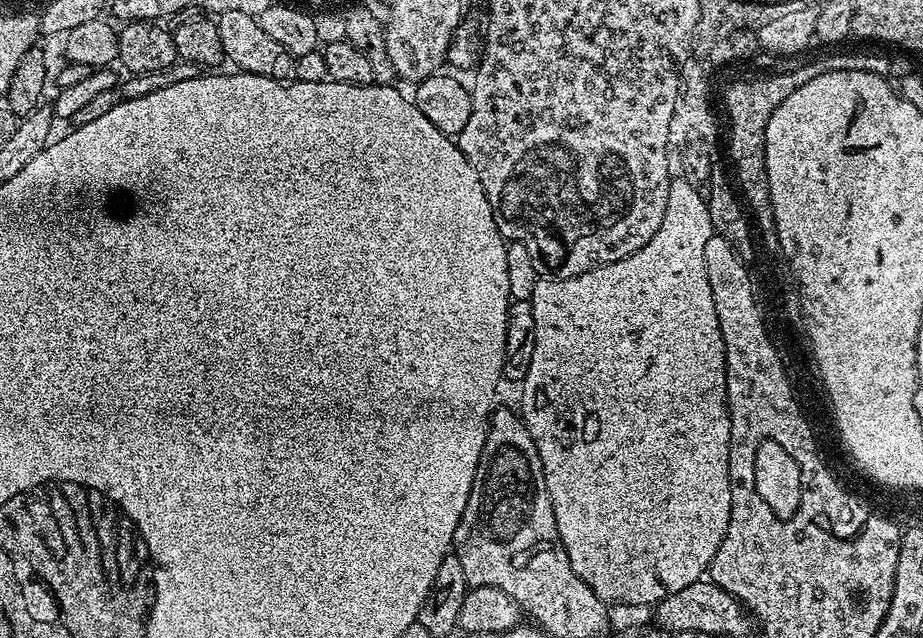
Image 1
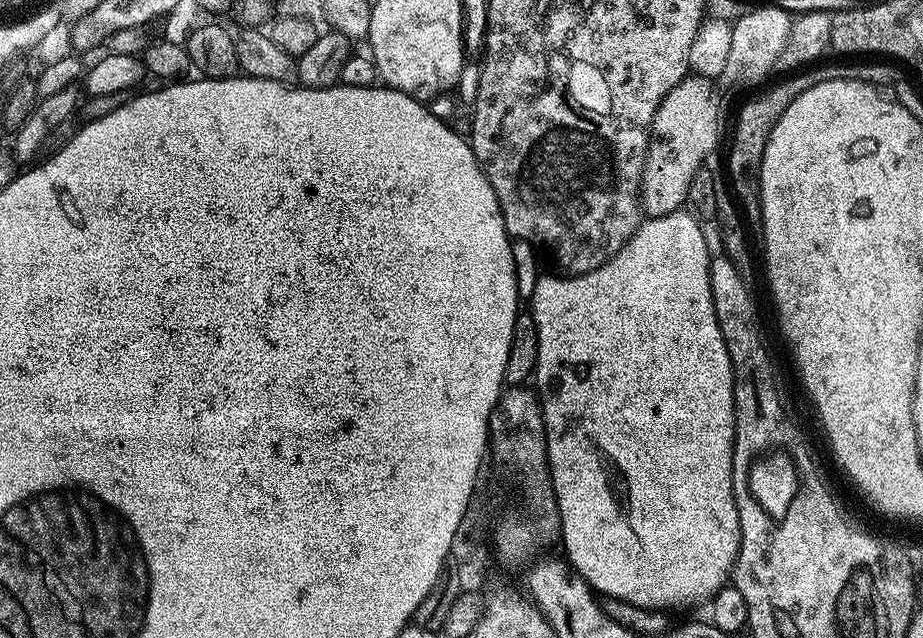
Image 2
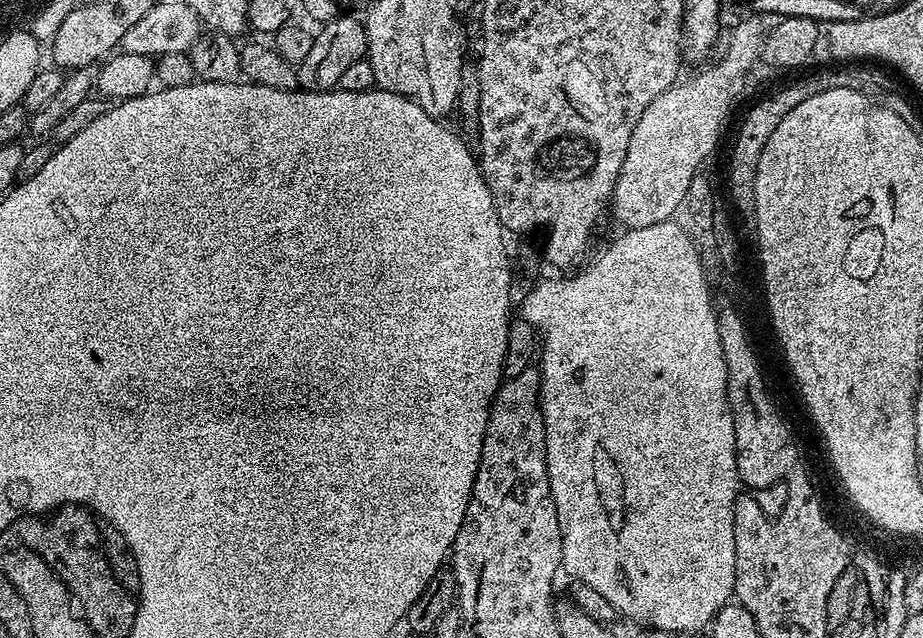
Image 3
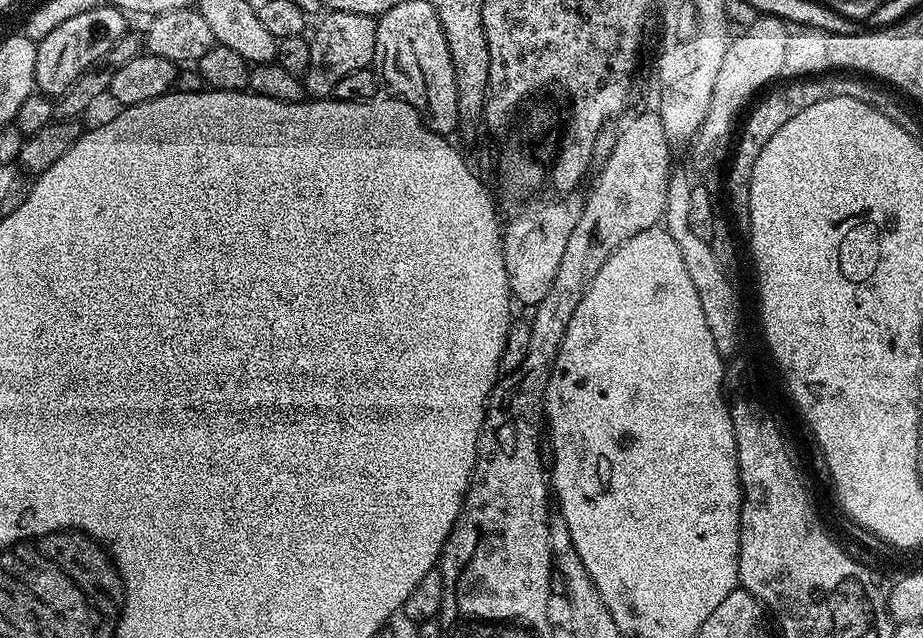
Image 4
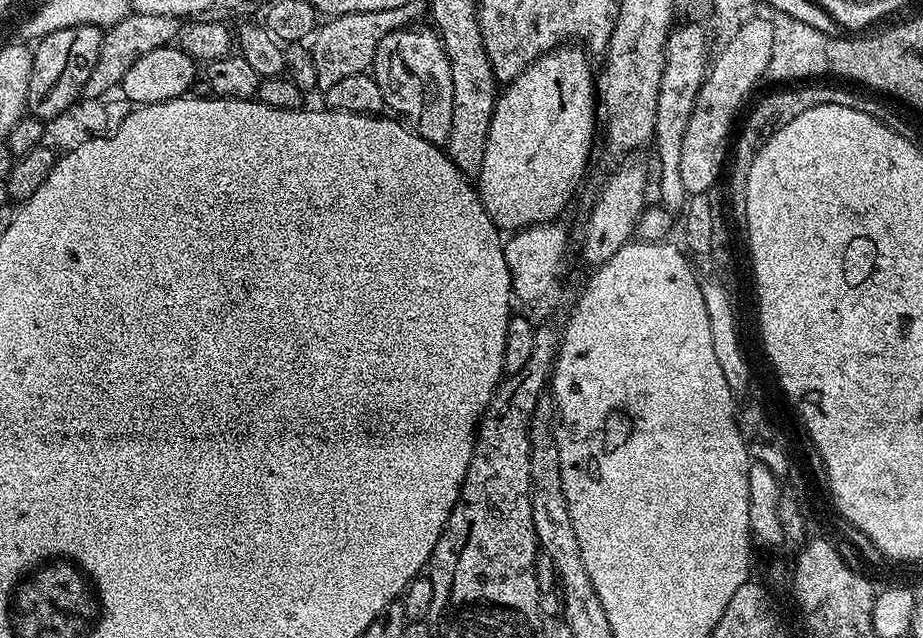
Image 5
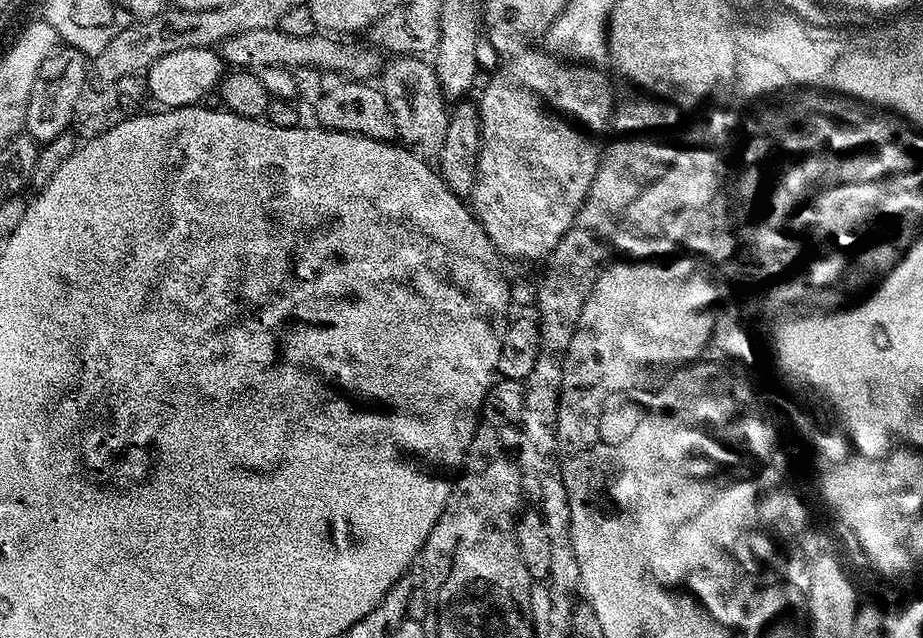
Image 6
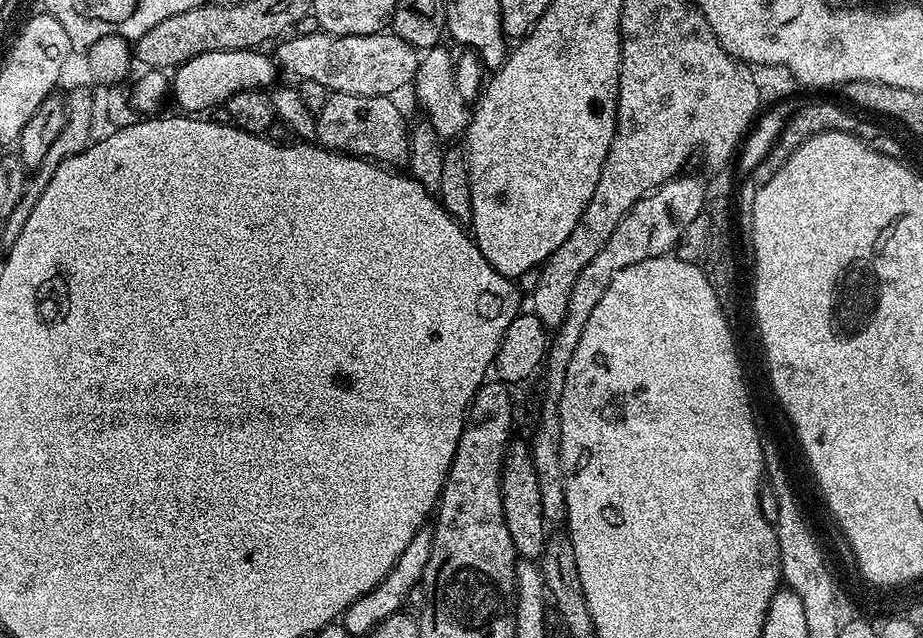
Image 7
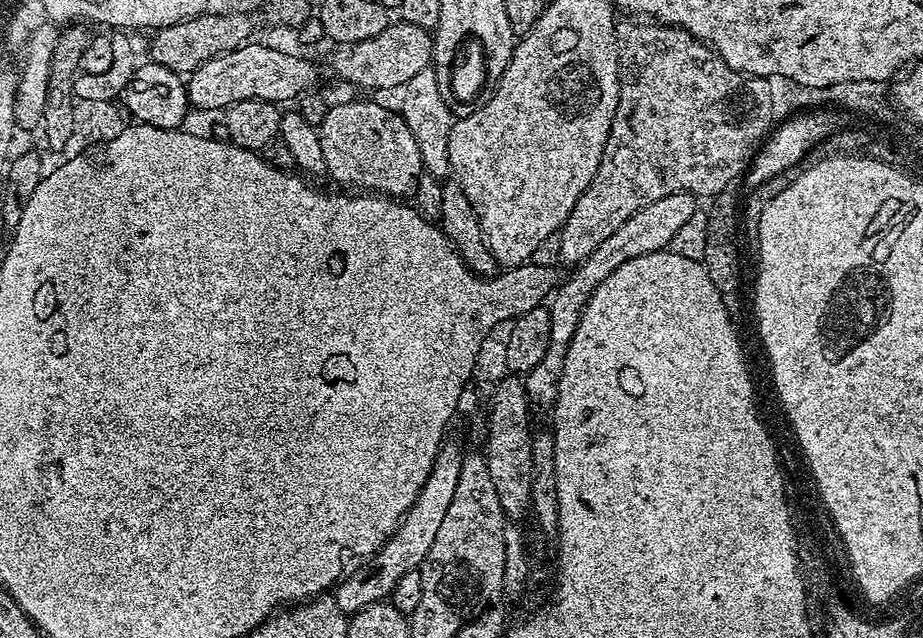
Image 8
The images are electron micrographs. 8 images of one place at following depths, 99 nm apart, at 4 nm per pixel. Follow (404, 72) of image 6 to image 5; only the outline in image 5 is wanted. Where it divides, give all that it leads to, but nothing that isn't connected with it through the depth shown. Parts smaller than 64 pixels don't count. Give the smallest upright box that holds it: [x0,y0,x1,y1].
[370,27,454,146]

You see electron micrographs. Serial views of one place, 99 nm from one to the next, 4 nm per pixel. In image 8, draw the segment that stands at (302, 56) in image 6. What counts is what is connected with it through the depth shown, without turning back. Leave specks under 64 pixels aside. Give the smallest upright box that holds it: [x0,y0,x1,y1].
[332,22,432,90]

